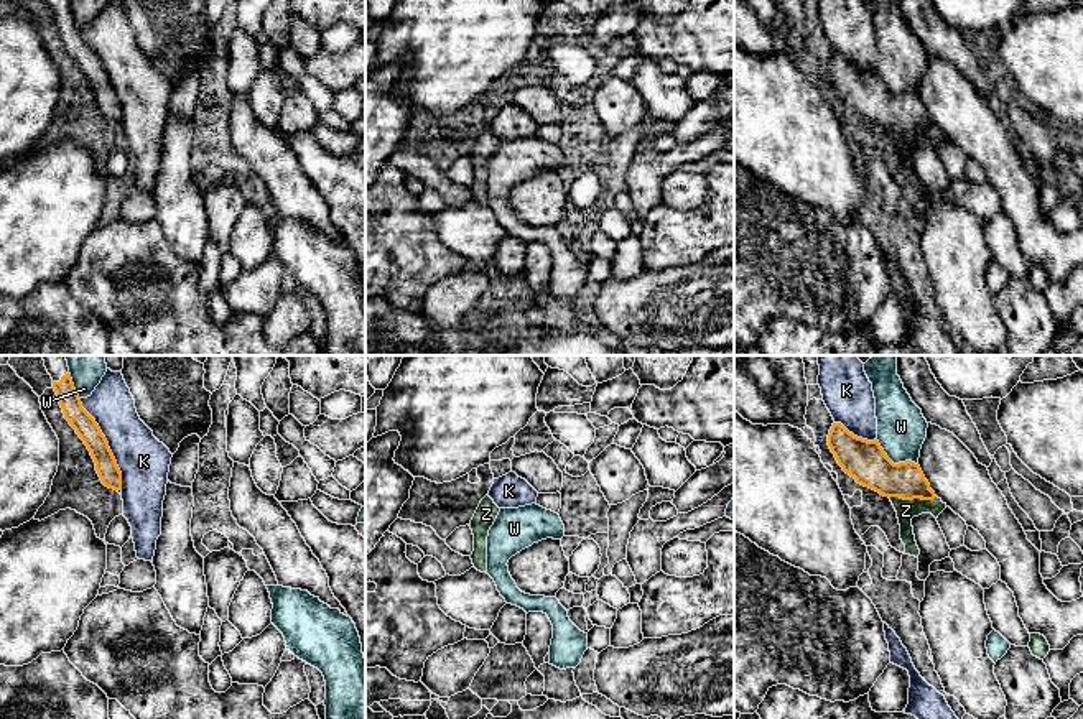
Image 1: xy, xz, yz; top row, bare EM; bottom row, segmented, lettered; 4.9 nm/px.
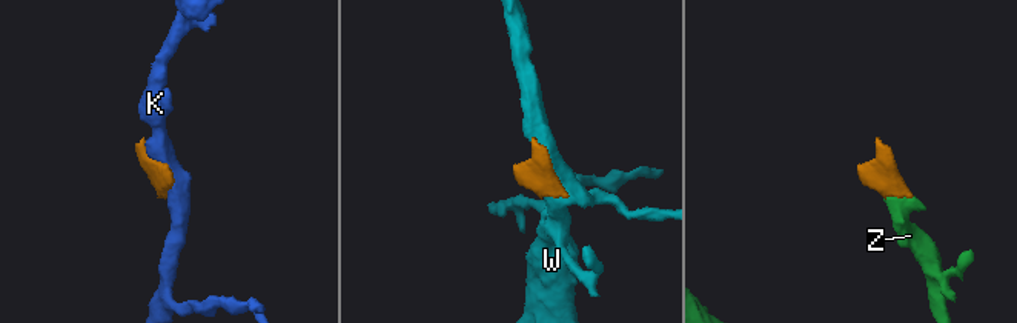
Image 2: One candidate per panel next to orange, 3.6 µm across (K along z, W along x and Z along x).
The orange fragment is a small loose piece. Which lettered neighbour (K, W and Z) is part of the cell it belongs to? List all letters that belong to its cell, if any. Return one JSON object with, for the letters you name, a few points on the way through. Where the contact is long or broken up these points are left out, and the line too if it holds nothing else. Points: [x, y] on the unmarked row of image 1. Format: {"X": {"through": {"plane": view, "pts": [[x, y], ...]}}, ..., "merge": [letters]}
{"Z": {"through": {"plane": "yz", "pts": [[873, 99], [894, 112], [912, 130], [906, 142]]}}, "merge": ["Z"]}

